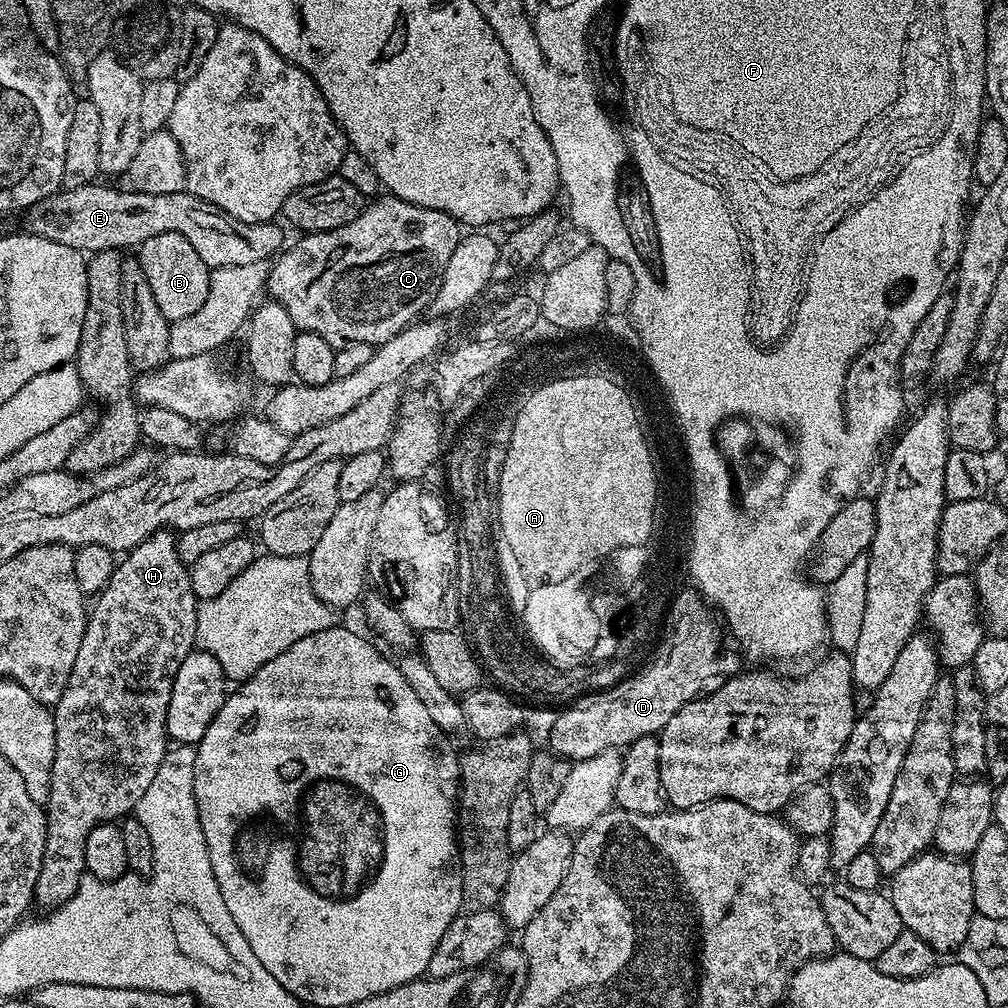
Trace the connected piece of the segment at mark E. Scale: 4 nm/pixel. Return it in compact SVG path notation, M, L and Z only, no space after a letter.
M94 182L83 184L82 187L66 188L52 196L41 197L32 208L35 218L30 222L31 233L85 254L124 250L126 246L134 248L158 234L178 233L194 246L204 264L212 270L250 268L262 260L271 261L285 247L284 232L279 223L236 223L220 208L186 190L174 194L146 194L139 190L126 192L98 185Z

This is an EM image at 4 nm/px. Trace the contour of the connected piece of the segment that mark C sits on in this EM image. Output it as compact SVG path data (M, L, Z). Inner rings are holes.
M391 194L385 197L385 200L373 199L354 222L348 222L338 230L301 235L301 240L292 249L289 247L275 257L272 273L268 272L266 276L266 292L273 301L287 309L299 331L318 334L333 346L379 346L409 324L419 321L425 315L423 312L431 309L440 289L440 279L450 262L450 254L454 254L460 245L461 221L445 212L399 200ZM292 264L300 264L300 269L292 268ZM296 279L300 279L300 284L284 281Z

